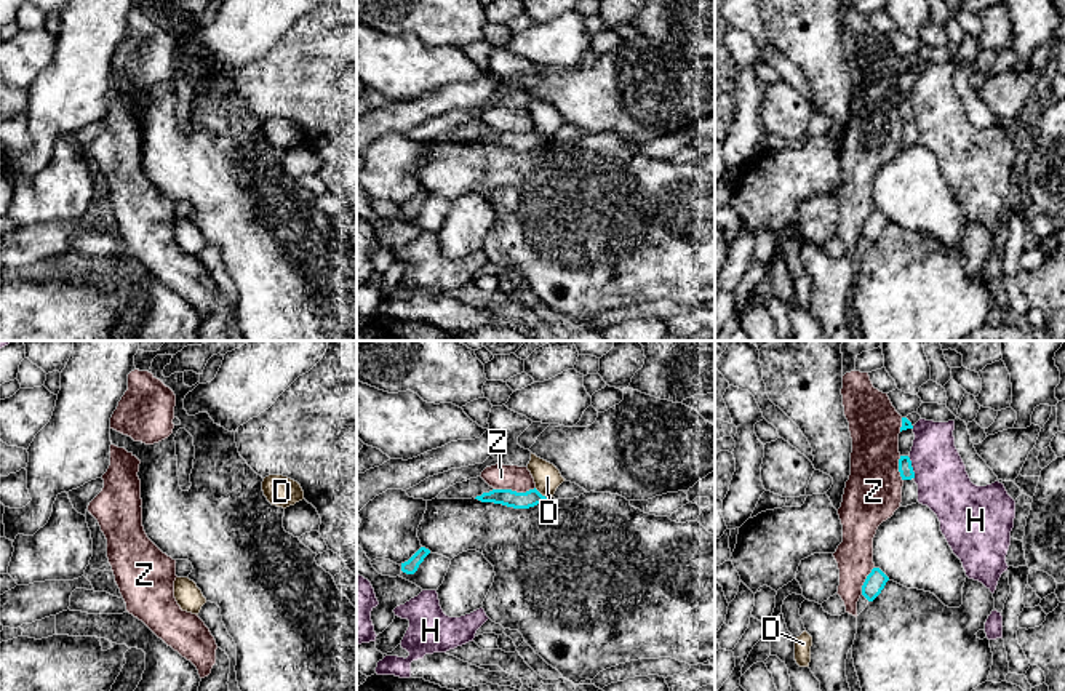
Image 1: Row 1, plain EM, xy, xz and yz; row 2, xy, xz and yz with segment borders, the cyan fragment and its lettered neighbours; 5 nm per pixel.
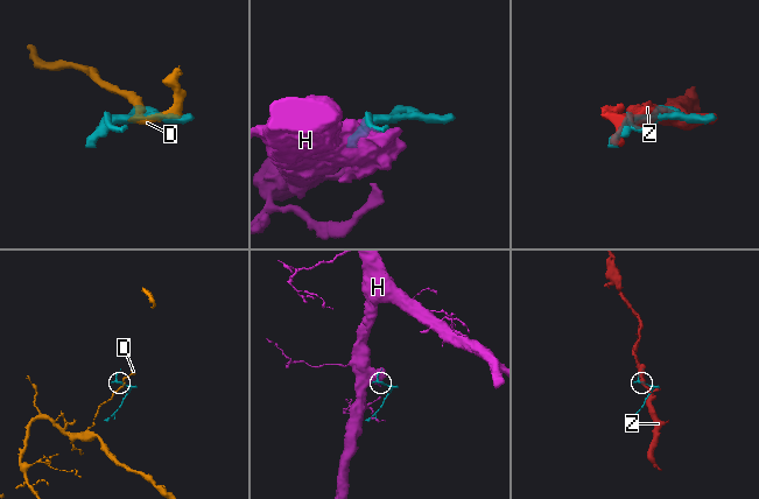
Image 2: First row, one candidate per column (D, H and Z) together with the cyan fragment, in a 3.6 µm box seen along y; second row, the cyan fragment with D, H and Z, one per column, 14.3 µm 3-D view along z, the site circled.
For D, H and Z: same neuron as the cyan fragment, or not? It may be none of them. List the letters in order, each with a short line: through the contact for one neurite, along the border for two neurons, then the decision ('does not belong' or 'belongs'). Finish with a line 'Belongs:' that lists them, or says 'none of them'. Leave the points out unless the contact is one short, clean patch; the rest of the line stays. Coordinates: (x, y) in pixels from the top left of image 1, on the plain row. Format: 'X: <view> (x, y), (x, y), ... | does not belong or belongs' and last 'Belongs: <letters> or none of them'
D: xz (534, 130), (547, 139) | does not belong
H: does not belong
Z: belongs
Belongs: Z

